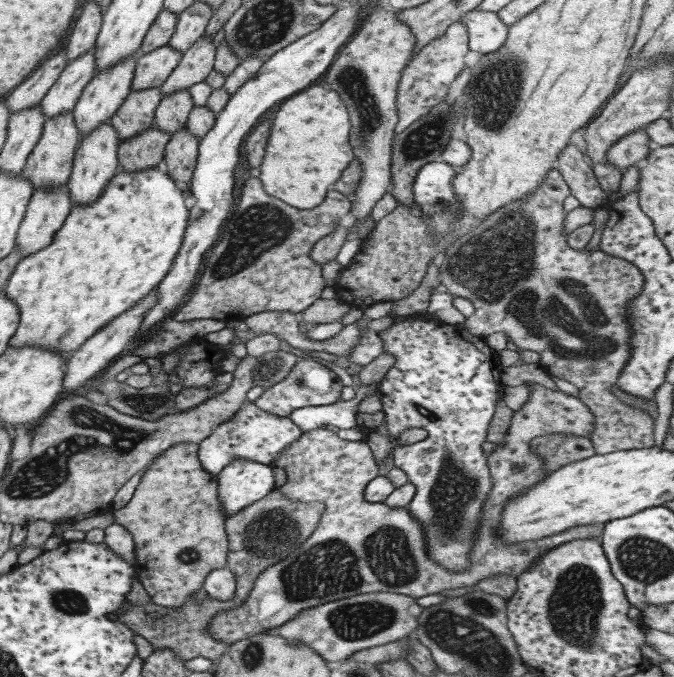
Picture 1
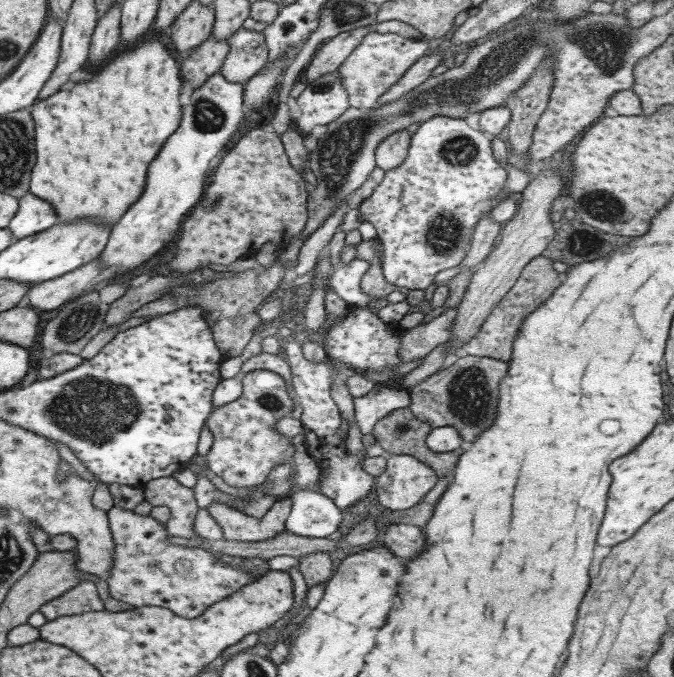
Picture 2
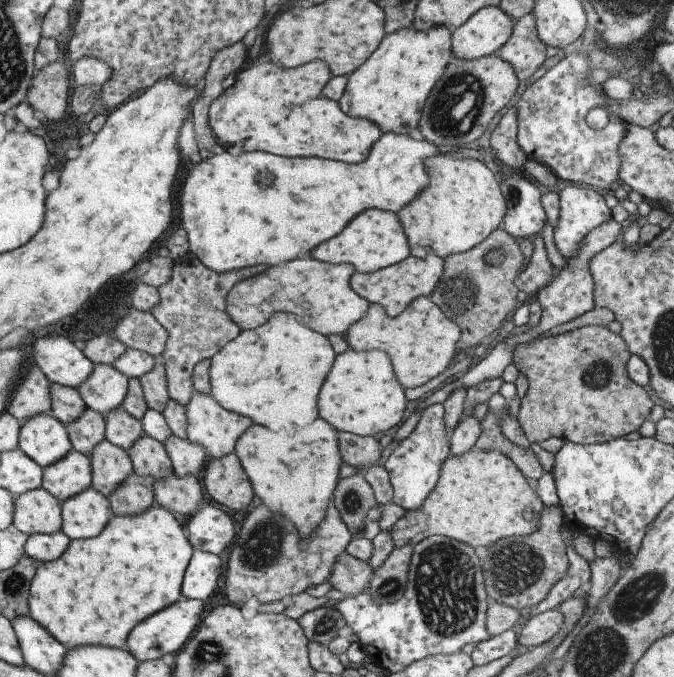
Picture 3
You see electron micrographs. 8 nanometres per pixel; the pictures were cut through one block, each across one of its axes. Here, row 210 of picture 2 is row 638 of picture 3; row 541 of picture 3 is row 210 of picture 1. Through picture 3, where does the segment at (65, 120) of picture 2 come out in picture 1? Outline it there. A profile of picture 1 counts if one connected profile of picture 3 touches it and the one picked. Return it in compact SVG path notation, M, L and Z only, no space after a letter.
M155 166L149 170L118 169L95 204L71 205L61 229L51 236L51 242L43 246L43 250L20 258L4 286L7 298L19 308L19 320L8 346L70 354L109 320L143 300L165 276L181 245L188 221L184 194L184 189L177 186L169 174Z

